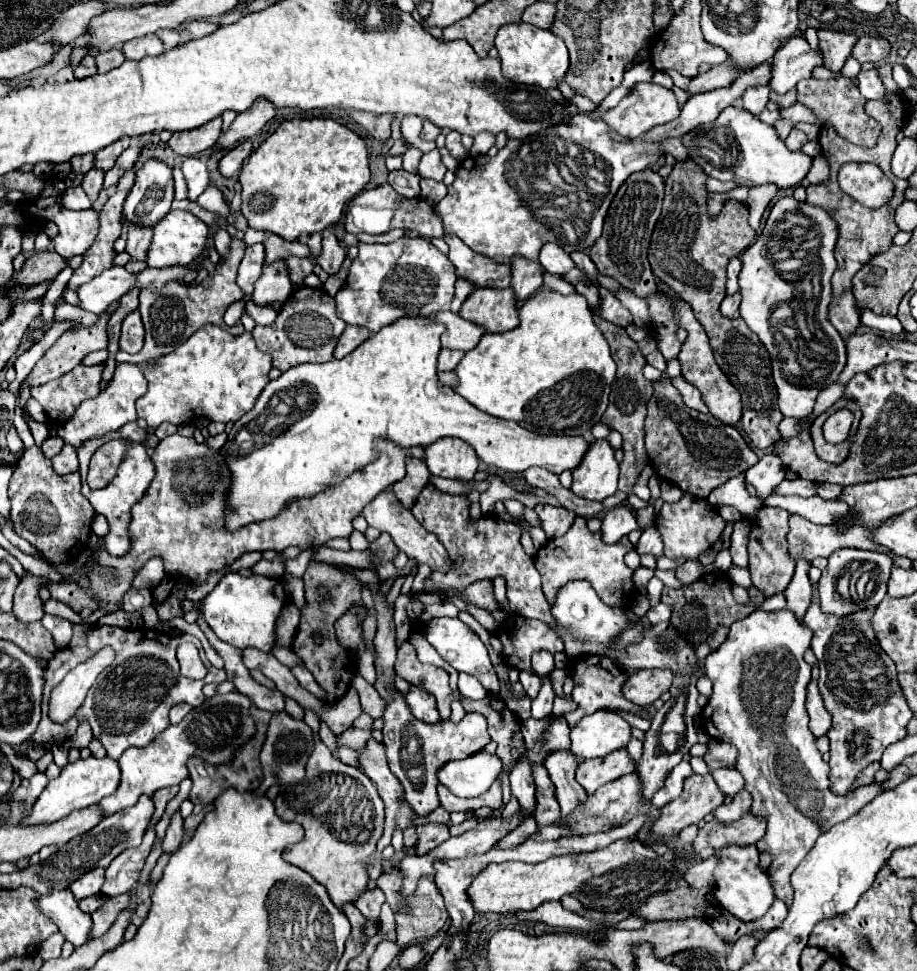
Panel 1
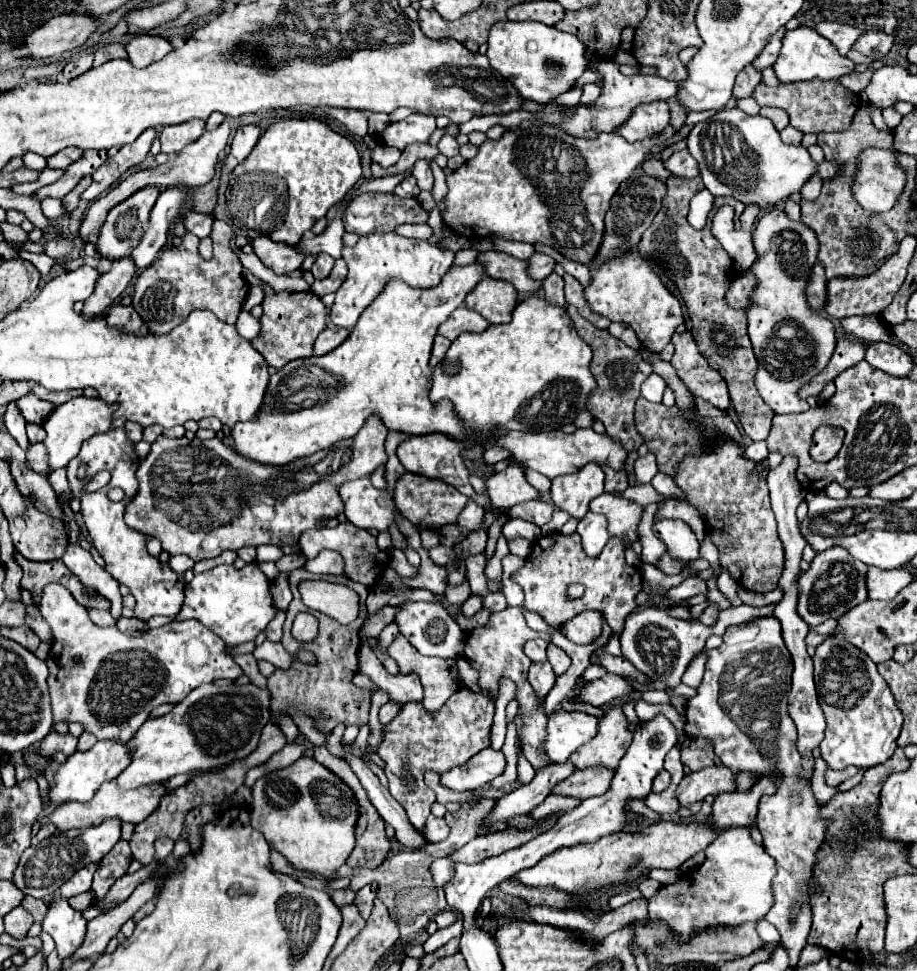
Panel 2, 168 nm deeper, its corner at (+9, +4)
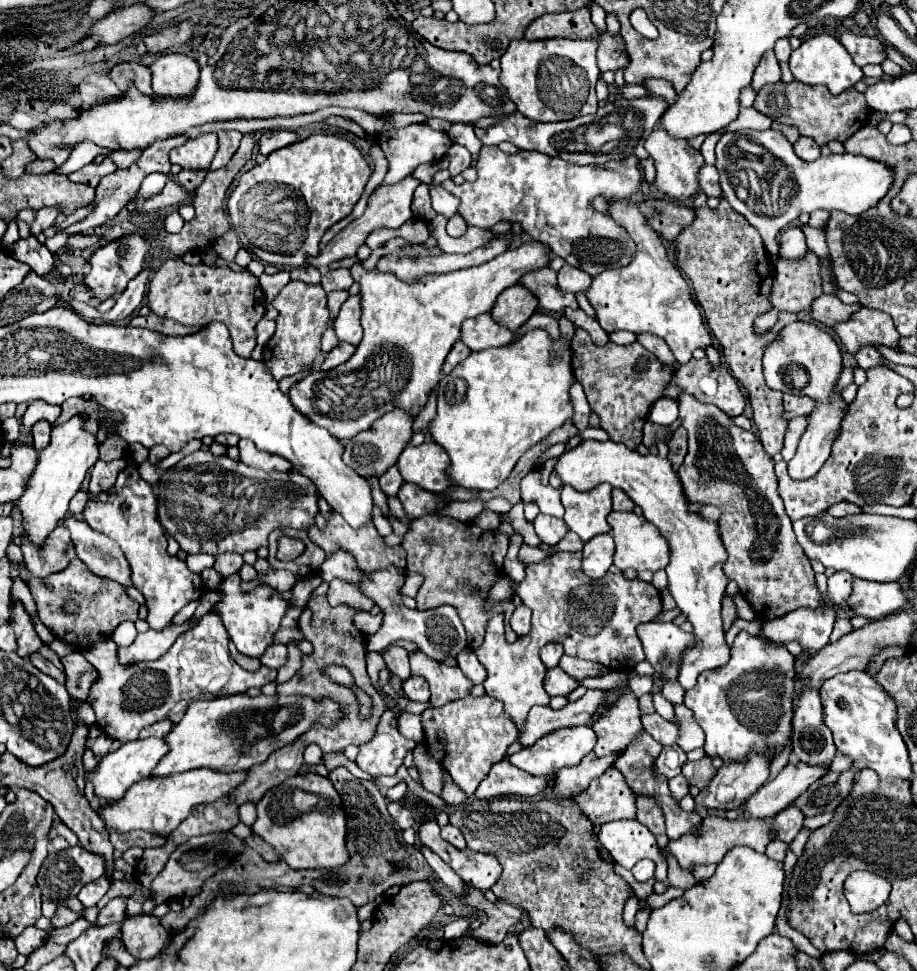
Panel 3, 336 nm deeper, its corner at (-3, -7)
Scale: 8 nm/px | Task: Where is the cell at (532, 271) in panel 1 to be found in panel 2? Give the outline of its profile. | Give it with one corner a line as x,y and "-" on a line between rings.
533,253
533,257
529,259
529,275
537,281
543,281
545,277
549,277
555,269
555,259
543,253

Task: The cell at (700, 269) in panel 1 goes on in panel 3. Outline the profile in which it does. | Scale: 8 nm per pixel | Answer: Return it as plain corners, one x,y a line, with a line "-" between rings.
697,192
697,196
693,198
693,210
695,210
693,224
683,228
683,232
677,236
675,262
691,280
695,298
705,312
713,336
721,344
721,352
733,378
749,394
749,402
753,408
753,424
759,430
759,440
765,452
769,456
775,456
783,448
783,438
789,420
783,418
785,414
781,402
783,394
777,394
765,386
761,356
765,346
779,334
779,328
795,322
797,316
787,312
779,314
777,326
773,326
769,332
761,336
755,332
753,328
755,318
769,312
771,308
767,300
767,294
771,290
769,284
771,270
759,232
751,224
745,224
745,218
739,212
733,212
733,208
725,204
725,200
721,200
715,210
709,208
705,192

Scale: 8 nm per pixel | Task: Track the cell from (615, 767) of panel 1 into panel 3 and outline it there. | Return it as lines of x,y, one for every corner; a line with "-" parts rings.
629,690
619,696
617,704
593,722
593,730
597,732
597,756
619,756
635,738
643,732
641,714
637,706
637,696

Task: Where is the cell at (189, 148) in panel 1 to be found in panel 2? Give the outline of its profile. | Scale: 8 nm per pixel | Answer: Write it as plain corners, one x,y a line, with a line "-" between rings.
185,121
181,125
165,127
159,135
163,153
179,153
185,145
197,141
205,131
205,121

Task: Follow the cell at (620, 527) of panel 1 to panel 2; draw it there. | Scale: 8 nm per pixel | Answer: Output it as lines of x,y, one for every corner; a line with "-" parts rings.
591,511
579,521
577,533
581,535
583,551
587,557
597,557
609,539
609,533
605,529
605,517

